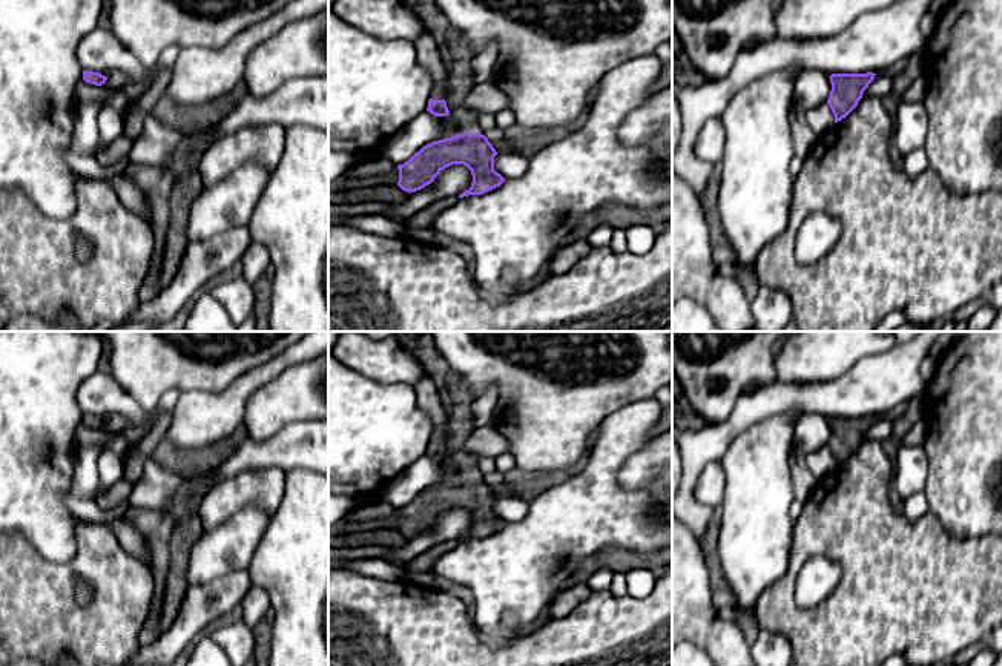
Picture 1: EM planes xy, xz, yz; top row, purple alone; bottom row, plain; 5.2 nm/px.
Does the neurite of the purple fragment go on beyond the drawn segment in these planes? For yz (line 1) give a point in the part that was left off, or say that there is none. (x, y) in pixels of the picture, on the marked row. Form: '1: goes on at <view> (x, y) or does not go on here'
1: does not go on here

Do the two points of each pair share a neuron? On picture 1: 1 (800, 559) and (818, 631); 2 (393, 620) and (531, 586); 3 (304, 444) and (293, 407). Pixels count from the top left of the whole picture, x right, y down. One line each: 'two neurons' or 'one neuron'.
1: one neuron
2: two neurons
3: two neurons

